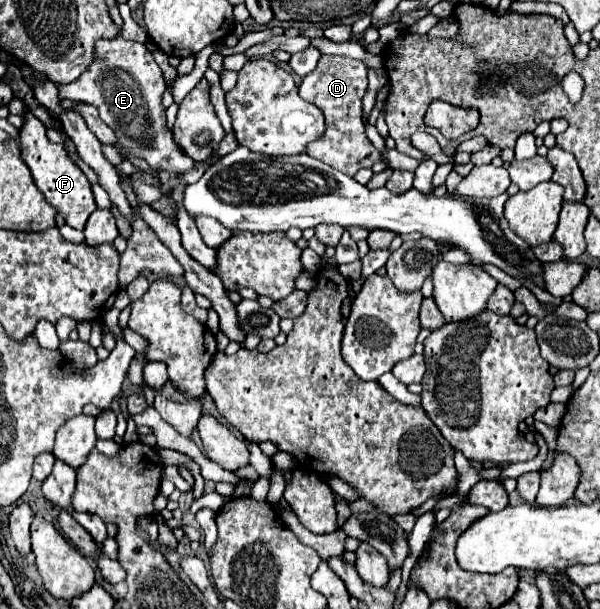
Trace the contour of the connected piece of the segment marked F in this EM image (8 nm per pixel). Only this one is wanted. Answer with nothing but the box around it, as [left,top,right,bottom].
[19,111,97,231]

